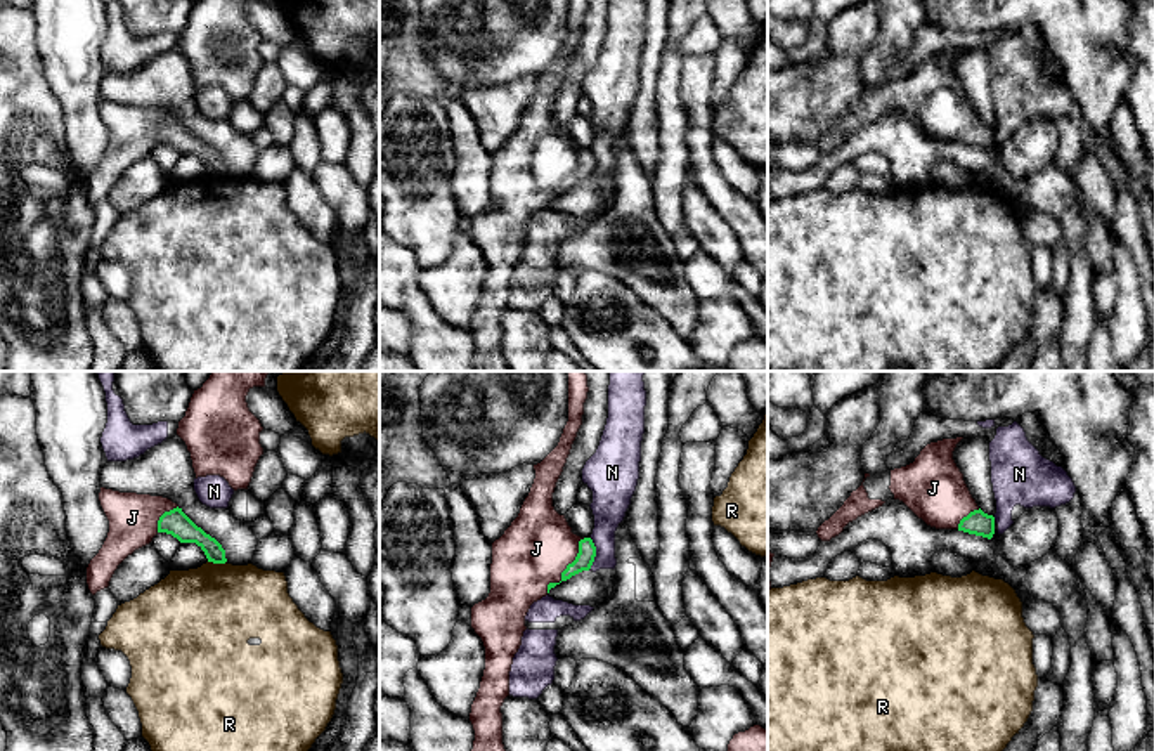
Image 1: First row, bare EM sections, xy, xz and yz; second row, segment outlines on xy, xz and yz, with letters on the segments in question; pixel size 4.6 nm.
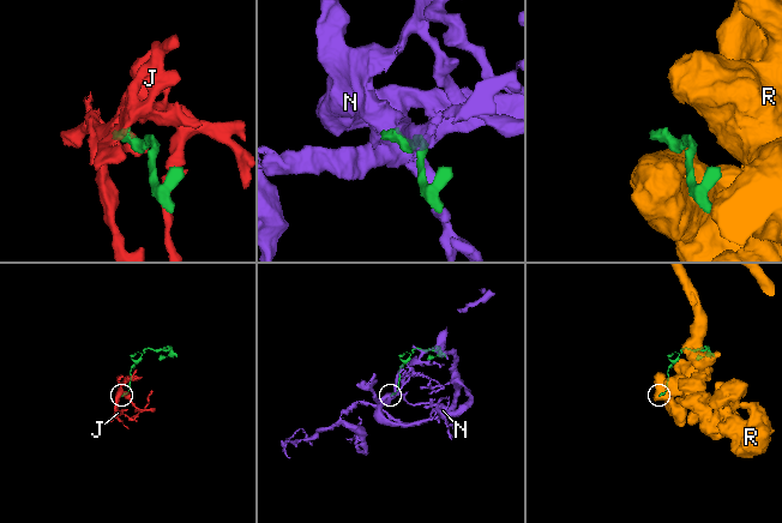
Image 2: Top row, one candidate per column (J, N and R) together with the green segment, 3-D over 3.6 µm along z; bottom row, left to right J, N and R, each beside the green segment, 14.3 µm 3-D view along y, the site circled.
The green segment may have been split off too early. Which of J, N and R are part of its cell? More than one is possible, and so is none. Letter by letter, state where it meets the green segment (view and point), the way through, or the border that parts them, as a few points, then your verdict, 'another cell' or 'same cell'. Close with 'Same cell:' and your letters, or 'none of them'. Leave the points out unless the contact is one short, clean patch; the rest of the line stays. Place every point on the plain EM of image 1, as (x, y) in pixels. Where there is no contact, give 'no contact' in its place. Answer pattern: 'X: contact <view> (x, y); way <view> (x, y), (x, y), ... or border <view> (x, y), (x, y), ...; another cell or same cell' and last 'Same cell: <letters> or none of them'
J: contact xz (567, 179); way xz (584, 170), (576, 170), (567, 179), (553, 165), (536, 160); same cell
N: contact xz (595, 165); another cell
R: contact xy (217, 174); another cell
Same cell: J

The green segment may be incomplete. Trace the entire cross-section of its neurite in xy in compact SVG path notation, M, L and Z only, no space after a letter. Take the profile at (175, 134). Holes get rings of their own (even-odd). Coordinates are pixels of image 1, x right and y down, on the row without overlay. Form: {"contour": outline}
{"contour": "M100 99L99 113L109 132L109 144L87 179L92 206L107 199L118 177L135 161L149 156L158 144L172 146L180 154L196 154L208 173L227 173L222 156L168 109Z"}

